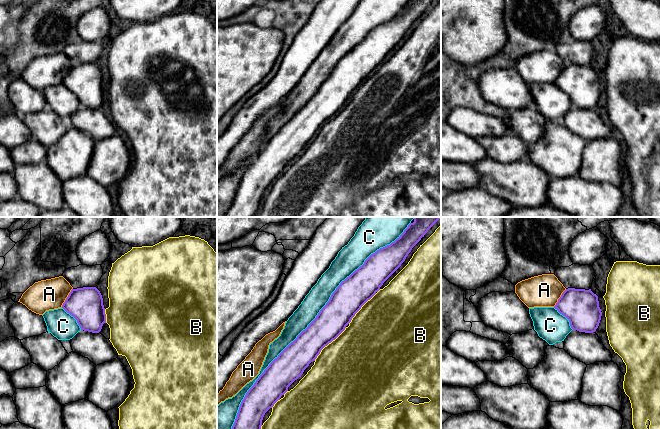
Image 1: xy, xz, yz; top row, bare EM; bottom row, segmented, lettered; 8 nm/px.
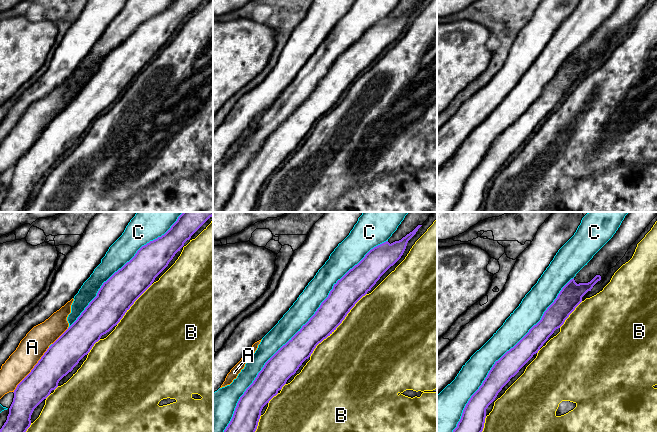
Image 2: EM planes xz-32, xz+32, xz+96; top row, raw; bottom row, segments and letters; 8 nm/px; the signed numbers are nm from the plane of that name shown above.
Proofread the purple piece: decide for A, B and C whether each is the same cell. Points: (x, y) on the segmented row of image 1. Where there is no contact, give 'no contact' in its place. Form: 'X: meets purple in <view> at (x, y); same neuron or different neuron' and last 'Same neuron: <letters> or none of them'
A: meets purple in xy at (66, 298); different neuron
B: meets purple in xz at (328, 343); different neuron
C: meets purple in xz at (314, 319); different neuron
Same neuron: none of them

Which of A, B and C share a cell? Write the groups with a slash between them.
A / B / C

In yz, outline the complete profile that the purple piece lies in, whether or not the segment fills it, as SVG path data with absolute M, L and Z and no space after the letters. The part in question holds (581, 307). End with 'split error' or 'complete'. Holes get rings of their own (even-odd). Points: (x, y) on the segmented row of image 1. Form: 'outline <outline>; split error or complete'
outline M566 289L554 308L569 320L573 330L579 332L595 332L602 316L598 296L591 289Z; complete

